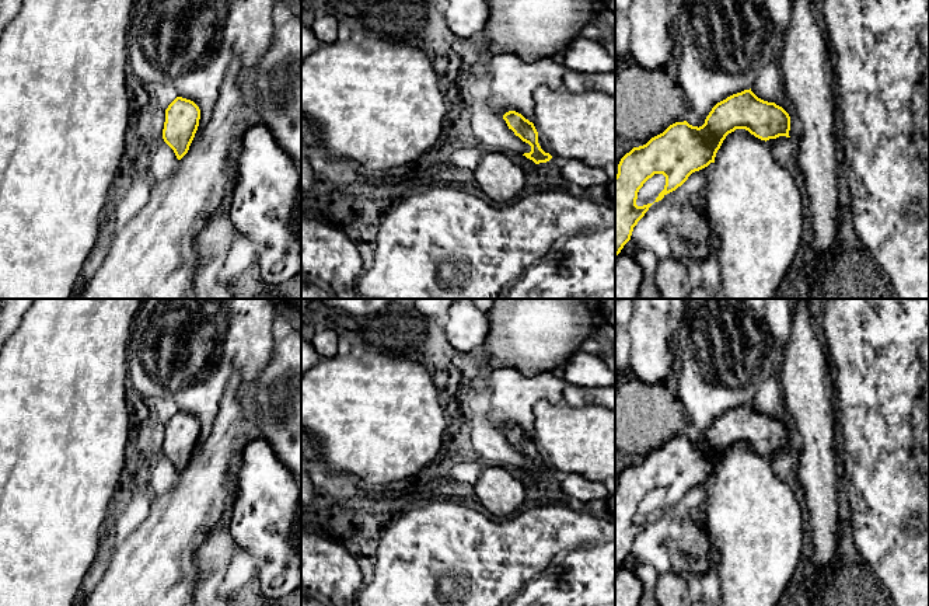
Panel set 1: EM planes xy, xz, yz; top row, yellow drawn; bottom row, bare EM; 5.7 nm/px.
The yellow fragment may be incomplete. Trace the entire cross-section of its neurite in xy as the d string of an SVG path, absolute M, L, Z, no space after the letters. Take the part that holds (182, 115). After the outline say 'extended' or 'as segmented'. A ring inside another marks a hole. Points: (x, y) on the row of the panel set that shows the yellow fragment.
M177 97L165 109L163 139L174 150L178 160L188 153L198 130L199 119L199 107L182 97Z; as segmented

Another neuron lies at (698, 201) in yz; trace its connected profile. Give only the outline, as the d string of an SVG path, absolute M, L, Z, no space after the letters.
M706 189L696 194L696 195L692 195L689 196L689 202L691 205L703 216L708 217L708 213L706 213Z

